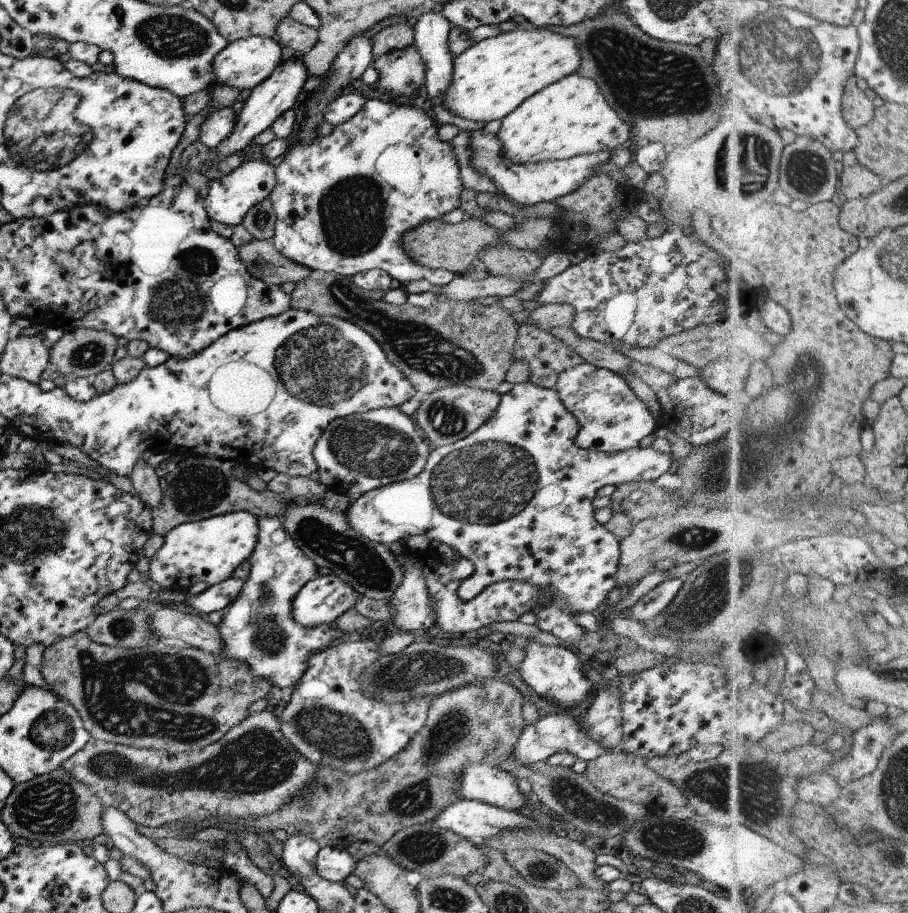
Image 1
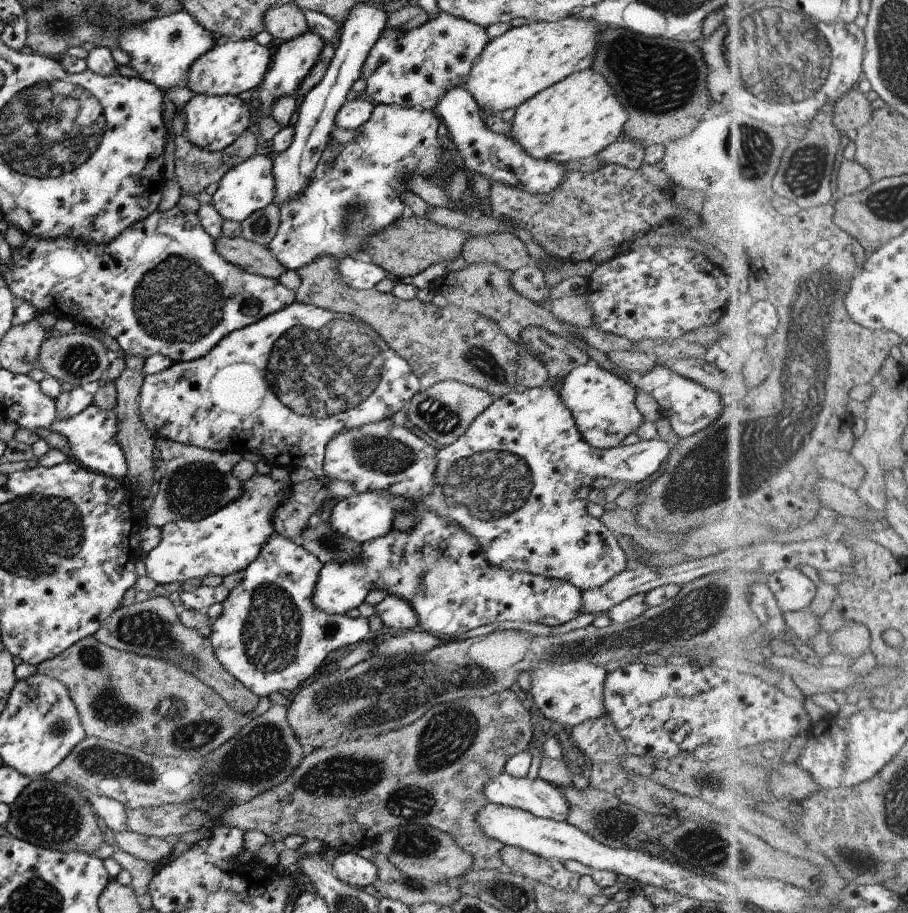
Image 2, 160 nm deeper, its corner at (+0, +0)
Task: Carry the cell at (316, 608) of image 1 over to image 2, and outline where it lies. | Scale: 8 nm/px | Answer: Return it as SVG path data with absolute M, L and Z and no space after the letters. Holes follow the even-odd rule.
M425 507L413 515L417 522L409 531L391 528L384 535L361 543L358 557L352 561L329 561L322 564L314 586L312 603L326 613L344 614L351 608L357 608L370 590L385 591L387 595L396 596L409 604L416 614L417 628L445 640L489 623L537 622L549 616L557 618L562 624L582 612L580 590L570 582L530 572L490 567L477 539L462 531L457 523L442 519L442 516Z

